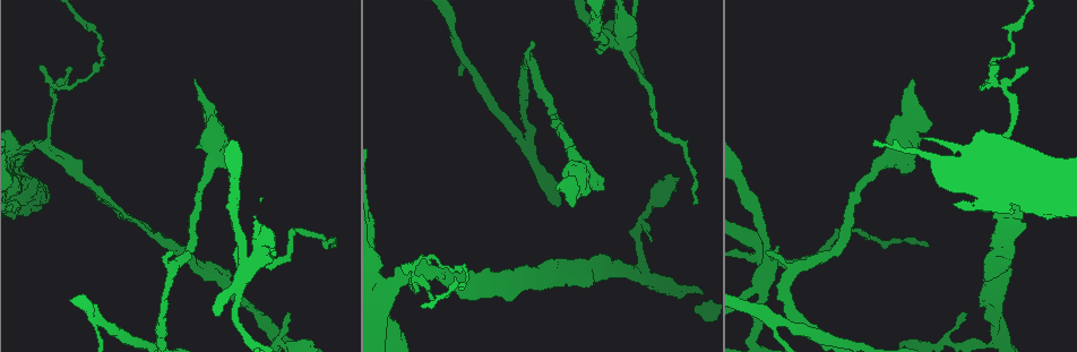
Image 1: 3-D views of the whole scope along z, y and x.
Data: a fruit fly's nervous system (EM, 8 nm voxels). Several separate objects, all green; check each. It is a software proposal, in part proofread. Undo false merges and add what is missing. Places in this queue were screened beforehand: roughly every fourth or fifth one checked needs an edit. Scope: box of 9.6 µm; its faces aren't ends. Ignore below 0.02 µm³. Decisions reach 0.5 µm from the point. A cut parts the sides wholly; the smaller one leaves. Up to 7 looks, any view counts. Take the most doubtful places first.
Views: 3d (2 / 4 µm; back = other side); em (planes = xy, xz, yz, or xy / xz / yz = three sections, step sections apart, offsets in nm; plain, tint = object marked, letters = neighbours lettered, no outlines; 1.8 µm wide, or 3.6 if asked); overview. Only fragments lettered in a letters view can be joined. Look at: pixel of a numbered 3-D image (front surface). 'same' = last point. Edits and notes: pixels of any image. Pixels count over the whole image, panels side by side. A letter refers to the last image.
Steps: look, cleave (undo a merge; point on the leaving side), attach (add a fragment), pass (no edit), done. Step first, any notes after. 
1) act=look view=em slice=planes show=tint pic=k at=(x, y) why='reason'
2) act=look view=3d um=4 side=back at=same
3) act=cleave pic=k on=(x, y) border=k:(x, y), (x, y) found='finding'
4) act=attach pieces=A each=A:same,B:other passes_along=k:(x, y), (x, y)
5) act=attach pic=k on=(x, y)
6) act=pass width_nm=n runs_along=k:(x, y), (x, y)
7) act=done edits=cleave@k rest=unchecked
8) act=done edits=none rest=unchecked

act=look view=em slice=planes show=letters pic=1 at=(1002, 244) why='three arms meet'

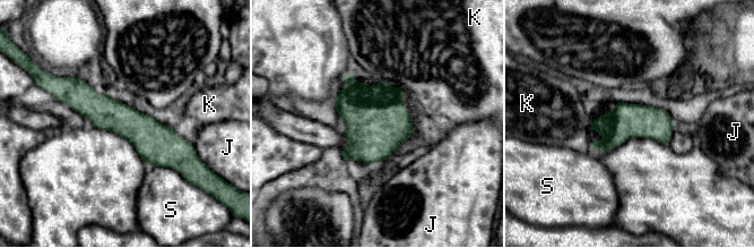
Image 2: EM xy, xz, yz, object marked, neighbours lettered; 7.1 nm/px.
act=pass each=J:other,K:other,S:other runs_along=2:(61, 97), (188, 145) found='one neuron here'

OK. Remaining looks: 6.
act=look view=3d um=4 pic=1 at=(1007, 206) why='an open end'

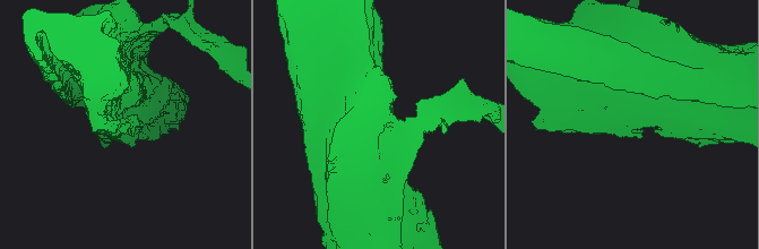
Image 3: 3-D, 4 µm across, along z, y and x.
act=look view=em slice=planes show=tint pic=3 at=(139, 120) why='shape alone is not enough'

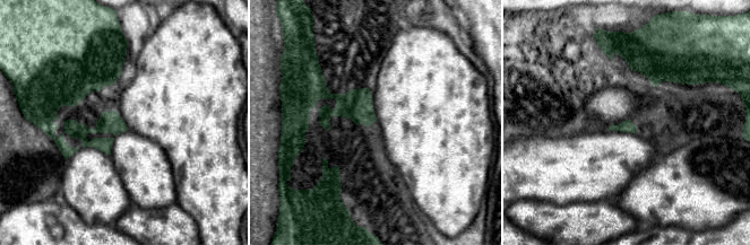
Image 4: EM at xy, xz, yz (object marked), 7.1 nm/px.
act=look view=em slice=planes show=letters at=same

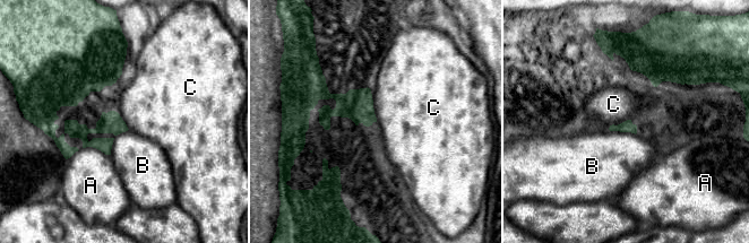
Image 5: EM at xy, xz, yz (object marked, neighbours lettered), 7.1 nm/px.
act=pass each=A:other,B:other,C:other border=5:(369, 88), (377, 121) found='no lettered fragment goes on from it'

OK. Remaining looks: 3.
act=look view=em um=3.6 slice=planes show=letters pic=1 at=(759, 286) why='arms part here'

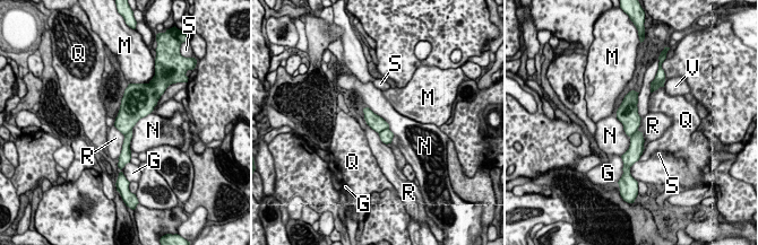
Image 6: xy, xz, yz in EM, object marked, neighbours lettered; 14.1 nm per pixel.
act=cleave pic=6 on=(377, 123) width_nm=220 each=G:other,M:other,N:other,Q:other,R:other,S:other,V:other border=6:(388, 128), (378, 132) found='a second neuron is stuck on'

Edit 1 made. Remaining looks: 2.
act=done edits=cleave@6 rest=unchecked

